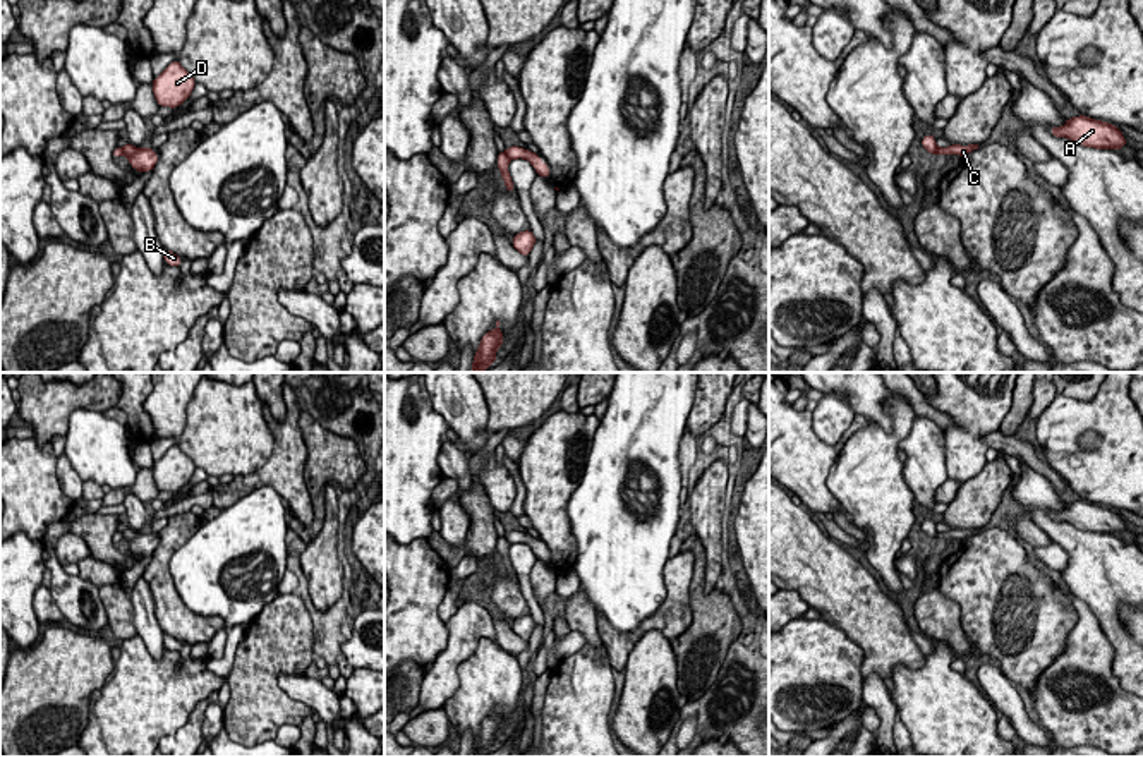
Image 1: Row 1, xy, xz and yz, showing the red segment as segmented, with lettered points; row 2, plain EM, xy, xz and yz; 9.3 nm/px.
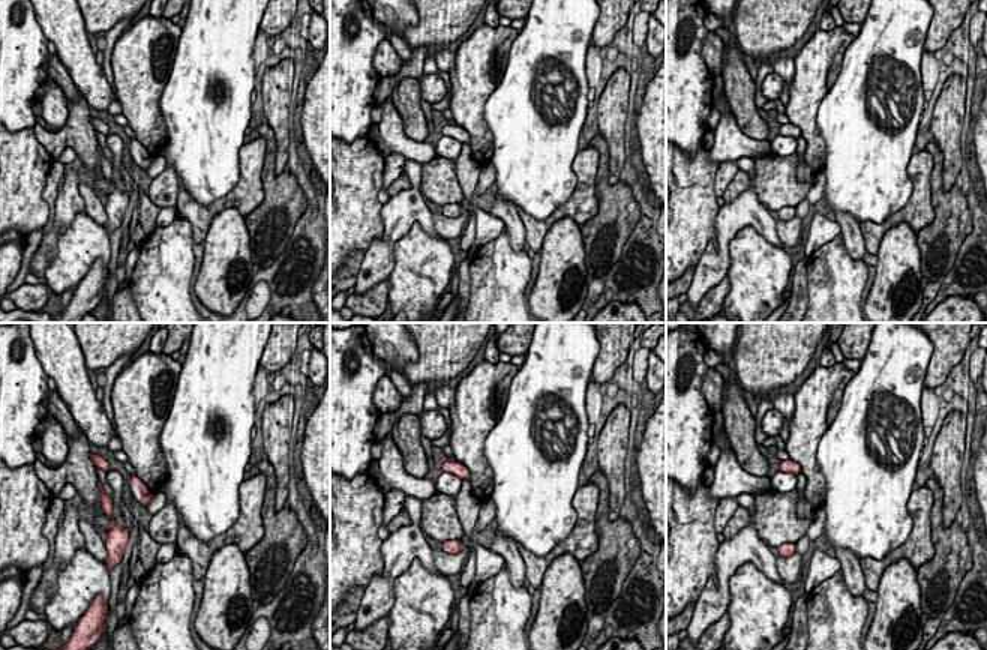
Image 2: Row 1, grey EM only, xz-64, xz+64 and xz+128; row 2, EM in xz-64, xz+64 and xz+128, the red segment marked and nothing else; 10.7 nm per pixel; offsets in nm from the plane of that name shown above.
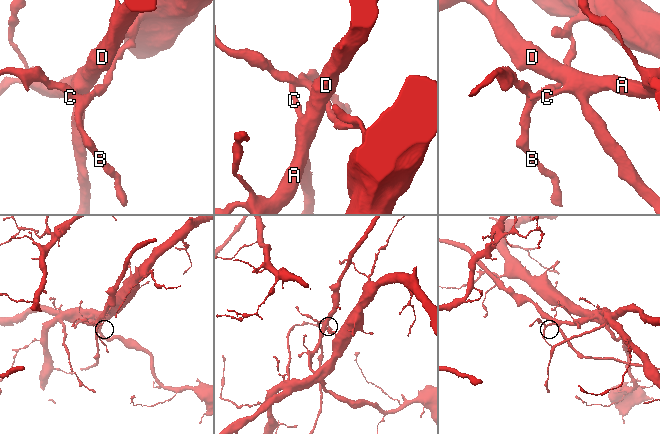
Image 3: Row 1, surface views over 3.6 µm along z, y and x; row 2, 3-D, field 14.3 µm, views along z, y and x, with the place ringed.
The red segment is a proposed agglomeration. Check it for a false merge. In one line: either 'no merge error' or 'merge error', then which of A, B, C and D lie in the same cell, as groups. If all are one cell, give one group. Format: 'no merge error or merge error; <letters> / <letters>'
merge error; A C D / B

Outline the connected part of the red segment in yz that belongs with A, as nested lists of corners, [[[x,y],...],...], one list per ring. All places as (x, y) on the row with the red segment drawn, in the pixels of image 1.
[[[1085,115],[1067,118],[1062,127],[1050,127],[1050,134],[1095,149],[1119,151],[1128,146],[1124,134],[1116,125]]]

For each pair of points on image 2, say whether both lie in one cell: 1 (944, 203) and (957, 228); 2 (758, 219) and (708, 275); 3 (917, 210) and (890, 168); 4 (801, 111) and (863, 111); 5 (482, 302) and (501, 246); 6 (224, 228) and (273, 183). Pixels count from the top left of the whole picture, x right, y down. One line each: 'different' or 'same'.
1: same
2: same
3: different
4: different
5: same
6: different

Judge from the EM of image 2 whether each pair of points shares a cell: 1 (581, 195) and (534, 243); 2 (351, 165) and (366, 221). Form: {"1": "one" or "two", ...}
{"1": "one", "2": "one"}

